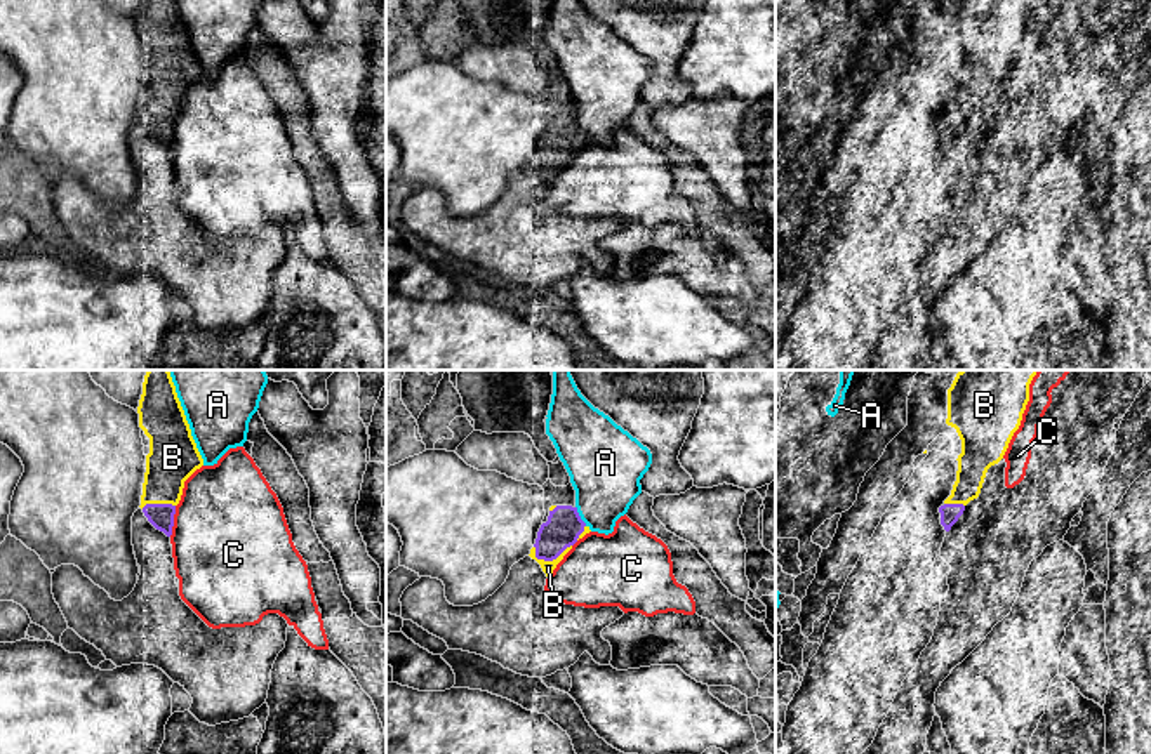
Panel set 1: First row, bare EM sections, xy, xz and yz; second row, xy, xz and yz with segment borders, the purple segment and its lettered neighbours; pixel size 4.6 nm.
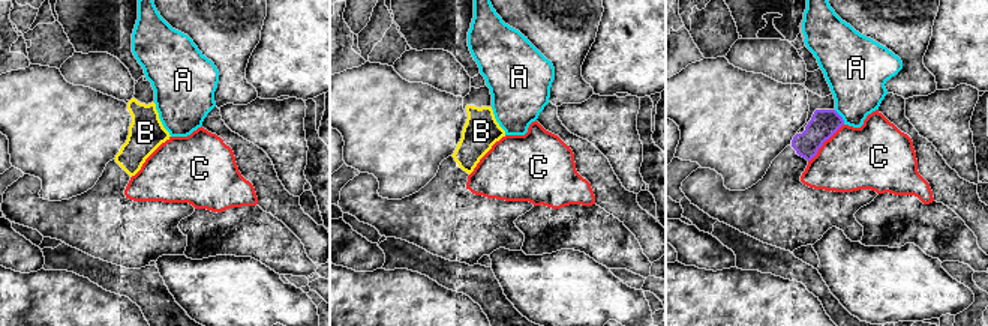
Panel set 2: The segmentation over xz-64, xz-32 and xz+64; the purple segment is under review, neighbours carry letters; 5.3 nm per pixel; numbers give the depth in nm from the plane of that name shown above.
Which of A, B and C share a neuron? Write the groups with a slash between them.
A / B / C

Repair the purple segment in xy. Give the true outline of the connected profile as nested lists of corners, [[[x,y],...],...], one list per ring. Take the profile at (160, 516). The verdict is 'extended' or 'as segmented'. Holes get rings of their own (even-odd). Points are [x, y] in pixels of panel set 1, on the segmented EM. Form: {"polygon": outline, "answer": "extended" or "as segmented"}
{"polygon": [[[148,370],[137,407],[139,427],[150,438],[141,509],[148,521],[172,535],[184,481],[203,466],[169,370]]], "answer": "extended"}

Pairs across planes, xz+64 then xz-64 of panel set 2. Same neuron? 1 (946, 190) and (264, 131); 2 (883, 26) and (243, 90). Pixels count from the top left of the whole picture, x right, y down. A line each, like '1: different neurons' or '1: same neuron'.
1: different neurons
2: same neuron

